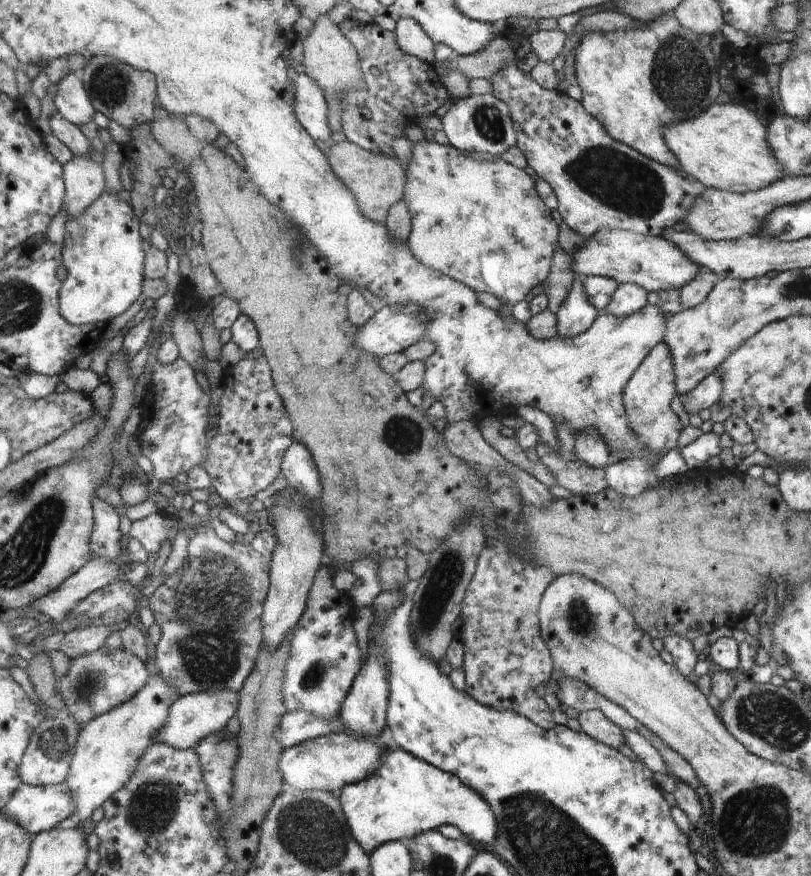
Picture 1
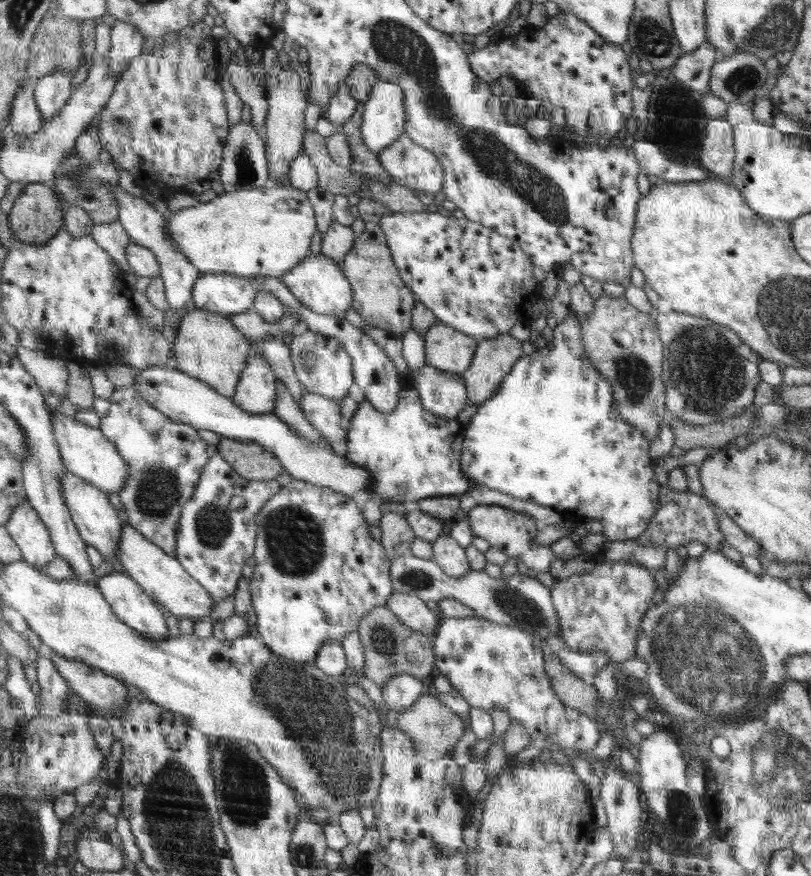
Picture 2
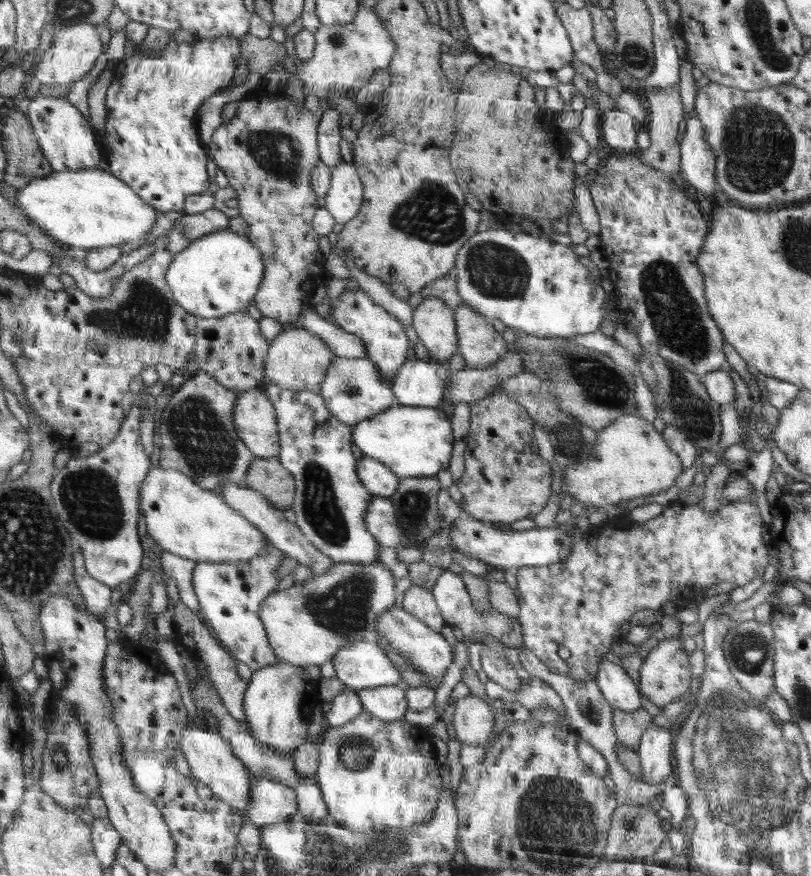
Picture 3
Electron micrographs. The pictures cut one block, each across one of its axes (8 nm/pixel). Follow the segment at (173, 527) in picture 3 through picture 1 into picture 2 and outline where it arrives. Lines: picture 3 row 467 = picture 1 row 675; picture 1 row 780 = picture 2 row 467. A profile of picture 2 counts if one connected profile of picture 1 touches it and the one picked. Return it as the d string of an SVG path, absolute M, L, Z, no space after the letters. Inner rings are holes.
M54 410L51 413L54 416L56 437L59 438L60 451L67 468L82 480L100 487L102 492L122 494L126 490L128 480L132 478L131 466L120 454L120 450L108 440L103 430L90 428L74 415L66 416Z

